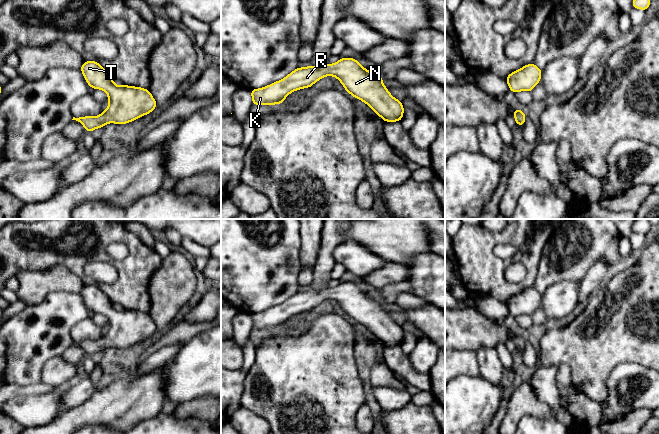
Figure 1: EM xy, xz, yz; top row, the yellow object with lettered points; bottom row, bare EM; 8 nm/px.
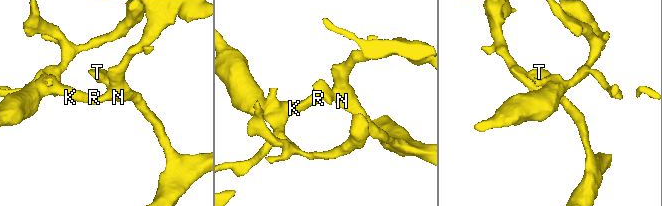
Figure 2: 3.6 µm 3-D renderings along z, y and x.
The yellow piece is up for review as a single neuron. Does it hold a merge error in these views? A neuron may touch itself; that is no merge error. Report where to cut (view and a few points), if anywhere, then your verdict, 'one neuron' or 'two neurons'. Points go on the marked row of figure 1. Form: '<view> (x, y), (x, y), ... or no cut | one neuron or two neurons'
no cut | one neuron

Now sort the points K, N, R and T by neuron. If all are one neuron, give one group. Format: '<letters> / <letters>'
K N R T

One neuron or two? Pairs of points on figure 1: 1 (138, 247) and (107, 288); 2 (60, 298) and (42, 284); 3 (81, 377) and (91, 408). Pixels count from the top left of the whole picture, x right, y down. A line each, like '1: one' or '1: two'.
1: one
2: two
3: two

